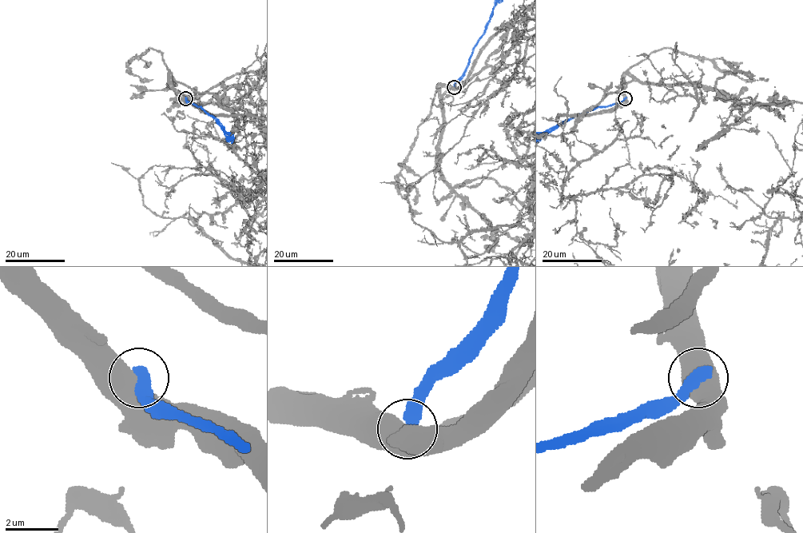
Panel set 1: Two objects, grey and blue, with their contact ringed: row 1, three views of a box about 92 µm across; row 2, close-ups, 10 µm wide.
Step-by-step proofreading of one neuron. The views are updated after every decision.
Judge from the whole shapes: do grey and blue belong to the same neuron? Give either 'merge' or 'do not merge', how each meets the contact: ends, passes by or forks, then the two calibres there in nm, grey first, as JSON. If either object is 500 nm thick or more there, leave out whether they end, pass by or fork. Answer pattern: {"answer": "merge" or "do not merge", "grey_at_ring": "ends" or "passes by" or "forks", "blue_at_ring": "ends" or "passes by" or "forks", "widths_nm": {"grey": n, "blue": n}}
{"answer": "do not merge", "widths_nm": {"grey": 700, "blue": 550}}

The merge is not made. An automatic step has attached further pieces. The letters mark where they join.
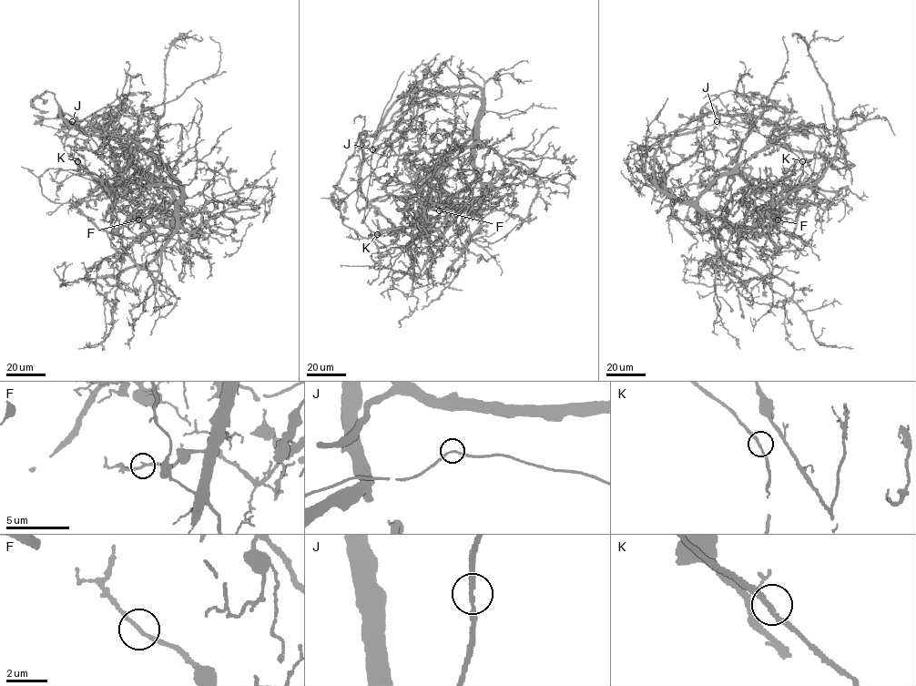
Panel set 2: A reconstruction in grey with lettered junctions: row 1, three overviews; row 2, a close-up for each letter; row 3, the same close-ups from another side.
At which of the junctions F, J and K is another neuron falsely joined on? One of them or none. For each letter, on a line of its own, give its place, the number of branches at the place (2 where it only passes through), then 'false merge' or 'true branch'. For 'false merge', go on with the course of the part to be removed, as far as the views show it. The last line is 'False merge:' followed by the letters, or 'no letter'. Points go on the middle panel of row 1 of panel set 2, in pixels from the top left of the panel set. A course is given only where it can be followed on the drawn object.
F: (439, 210) | 2 | false merge | (438, 210), (450, 205), (432, 201), (422, 219), (383, 236), (364, 222), (372, 145), (404, 71)
J: (372, 149) | 2 | true branch
K: (377, 234) | 2 | true branch
False merge: F

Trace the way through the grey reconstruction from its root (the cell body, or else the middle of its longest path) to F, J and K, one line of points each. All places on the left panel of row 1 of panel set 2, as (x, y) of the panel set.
F: (174, 214), (175, 227), (147, 227), (138, 220)
J: (174, 214), (175, 227), (171, 227), (159, 208), (147, 209), (126, 199), (71, 158), (64, 143), (72, 121)
K: (174, 214), (175, 227), (171, 227), (159, 208), (147, 209), (126, 199), (77, 161)

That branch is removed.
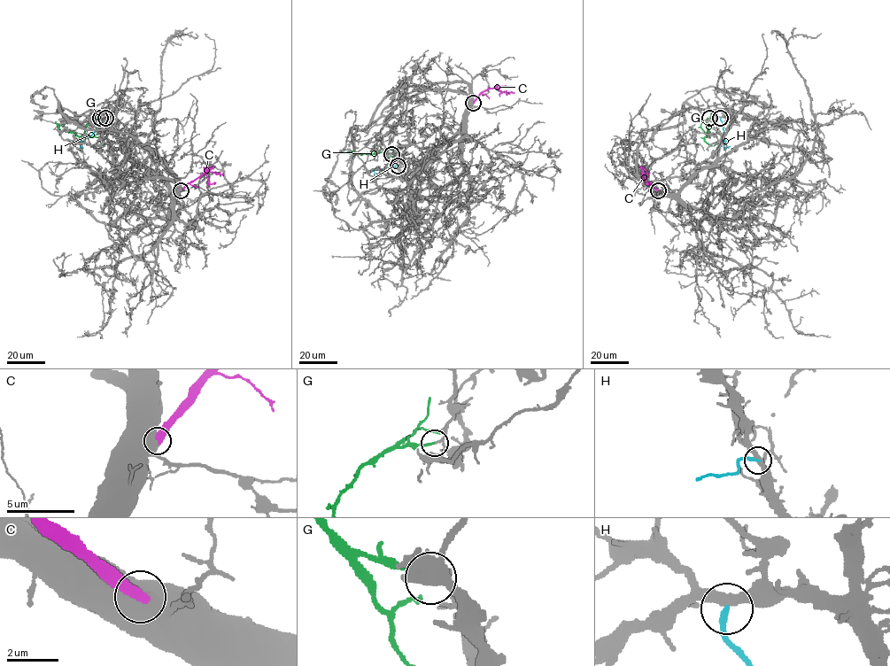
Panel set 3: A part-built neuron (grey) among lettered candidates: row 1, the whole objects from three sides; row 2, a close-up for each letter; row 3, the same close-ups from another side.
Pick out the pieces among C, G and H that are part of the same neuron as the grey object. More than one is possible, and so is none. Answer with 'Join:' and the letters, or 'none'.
Join: C

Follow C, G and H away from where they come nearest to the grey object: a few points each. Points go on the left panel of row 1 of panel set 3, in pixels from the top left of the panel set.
C: (181, 190), (205, 169), (222, 174)
G: (99, 118), (93, 119), (88, 124), (81, 135), (98, 137), (104, 145), (100, 142)
H: (105, 118), (81, 143), (81, 148), (82, 146)

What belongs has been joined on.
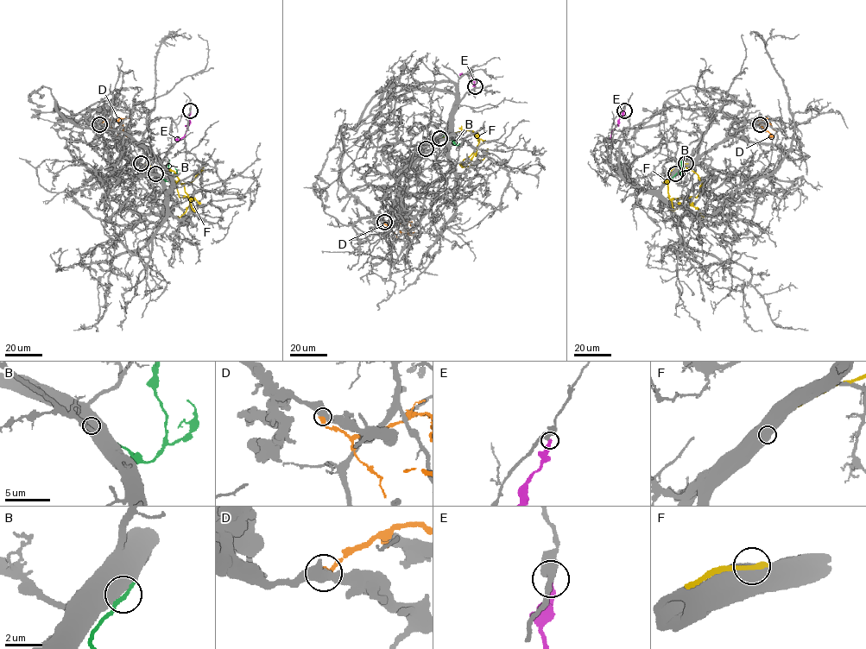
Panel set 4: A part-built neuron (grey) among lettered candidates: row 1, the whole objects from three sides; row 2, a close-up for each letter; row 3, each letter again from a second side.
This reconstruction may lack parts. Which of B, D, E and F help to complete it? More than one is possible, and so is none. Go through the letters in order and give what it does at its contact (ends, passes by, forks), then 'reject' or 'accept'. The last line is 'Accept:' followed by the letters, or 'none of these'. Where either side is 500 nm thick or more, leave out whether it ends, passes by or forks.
B: reject
D: reject
E: it ends | reject
F: reject
Accept: none of these

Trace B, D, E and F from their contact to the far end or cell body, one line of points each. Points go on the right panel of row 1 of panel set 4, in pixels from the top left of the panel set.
B: (675, 173), (673, 179), (677, 181), (680, 179), (681, 167), (678, 160)
D: (760, 124), (763, 119), (759, 124), (771, 134), (767, 137)
E: (623, 110), (619, 123), (613, 130), (610, 137), (613, 140)
F: (685, 163), (669, 171), (667, 192), (670, 198), (696, 197), (704, 184), (696, 173), (685, 167)

